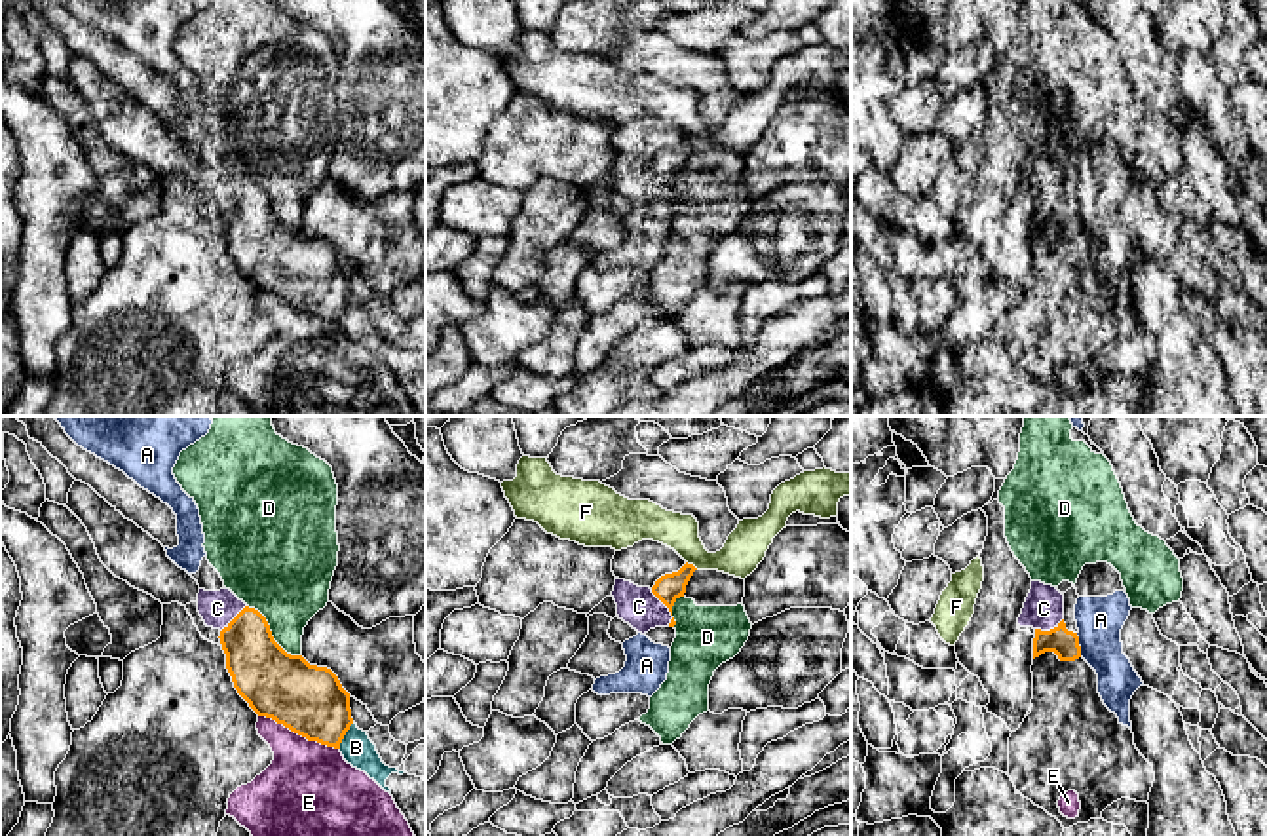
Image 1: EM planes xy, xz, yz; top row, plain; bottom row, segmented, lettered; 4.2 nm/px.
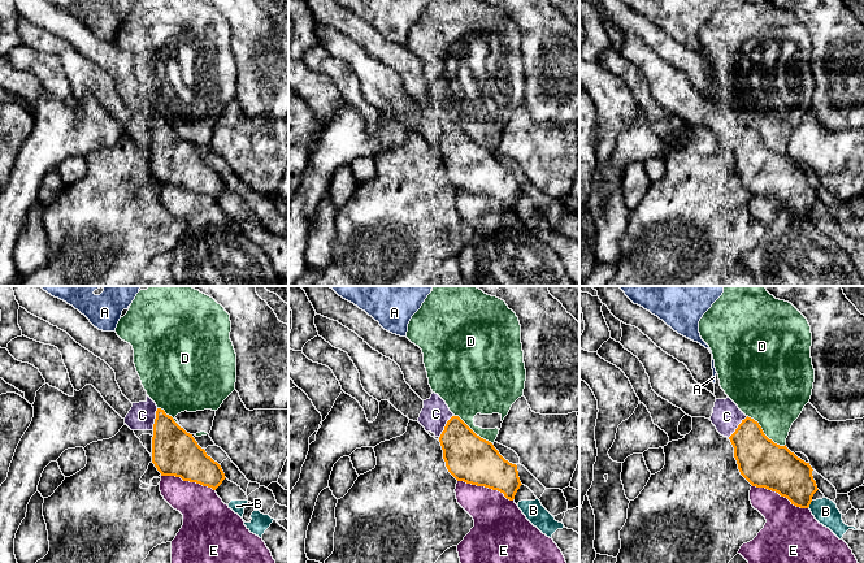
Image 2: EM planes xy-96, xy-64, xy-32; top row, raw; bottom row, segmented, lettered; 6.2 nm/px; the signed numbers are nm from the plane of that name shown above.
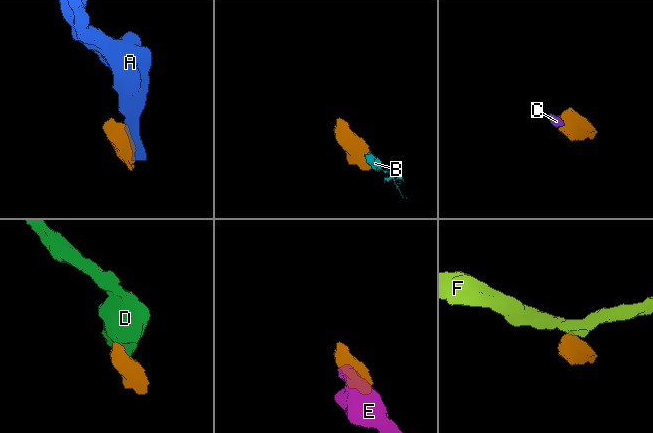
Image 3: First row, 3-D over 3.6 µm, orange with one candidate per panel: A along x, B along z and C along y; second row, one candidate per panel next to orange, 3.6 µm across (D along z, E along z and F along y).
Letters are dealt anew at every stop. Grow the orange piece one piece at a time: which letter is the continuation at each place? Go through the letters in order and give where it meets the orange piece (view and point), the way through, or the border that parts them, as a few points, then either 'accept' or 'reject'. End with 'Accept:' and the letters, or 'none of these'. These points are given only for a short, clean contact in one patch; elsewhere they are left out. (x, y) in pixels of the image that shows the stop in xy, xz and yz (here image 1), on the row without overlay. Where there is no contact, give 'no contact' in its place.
A: yz (1077, 219) | reject
B: xy (344, 308) | along xy (354, 297), (339, 322) | reject
C: xz (665, 179) | accept
D: xy (270, 208) | reject
E: xy (299, 308) | reject
F: xz (692, 139) | along xz (686, 135), (698, 143) | reject
Accept: C

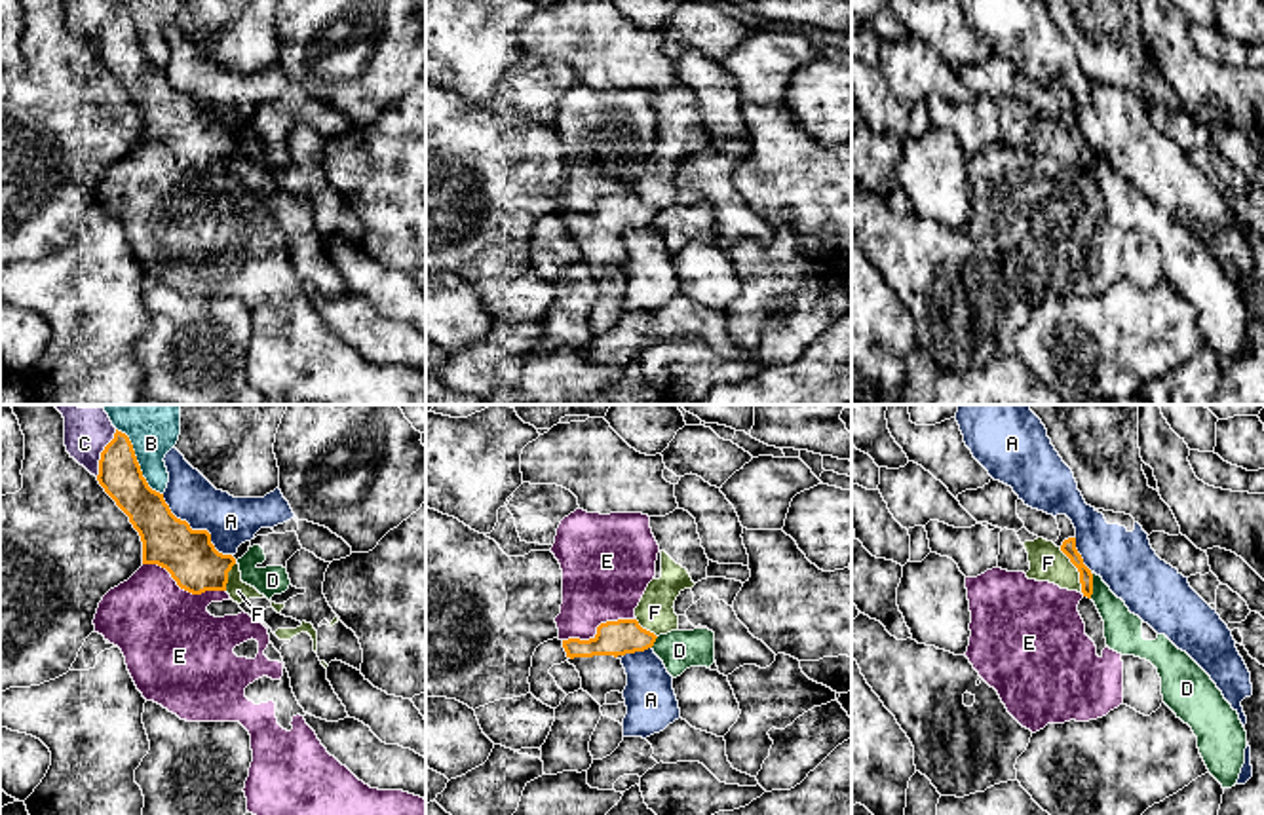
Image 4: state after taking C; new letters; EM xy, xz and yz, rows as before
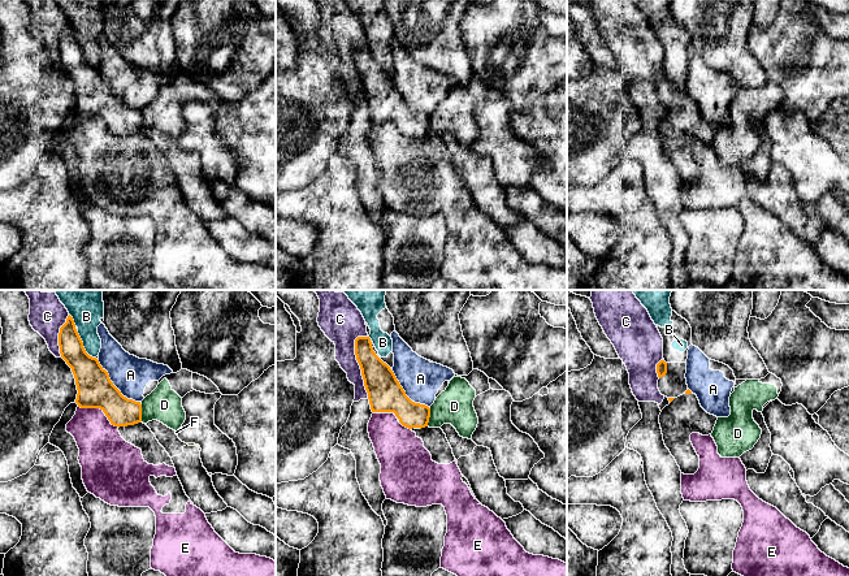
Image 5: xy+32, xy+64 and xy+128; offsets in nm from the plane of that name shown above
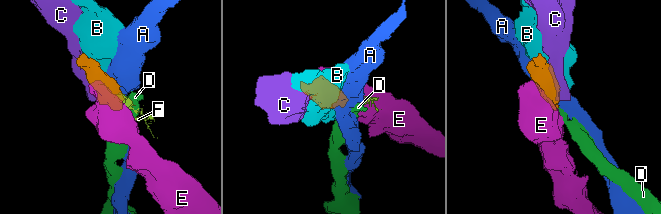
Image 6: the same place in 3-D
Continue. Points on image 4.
A: xy (196, 105) | reject
B: xy (137, 37) | reject
C: xy (101, 27) | reject
D: yz (1091, 160) | along yz (1090, 147), (1091, 171) | reject
E: xy (183, 162) | reject
F: yz (1078, 145) | along yz (1059, 122), (1076, 143), (1084, 168) | reject
Accept: none of these

